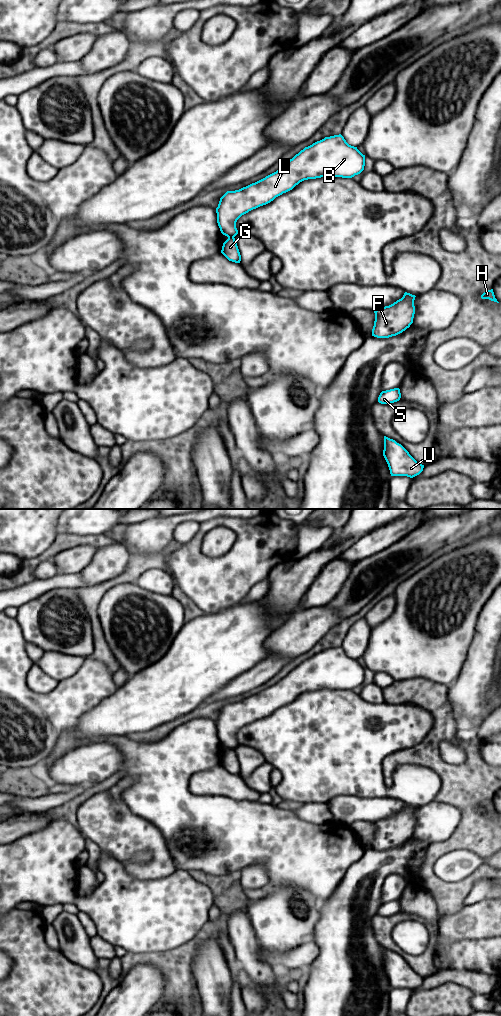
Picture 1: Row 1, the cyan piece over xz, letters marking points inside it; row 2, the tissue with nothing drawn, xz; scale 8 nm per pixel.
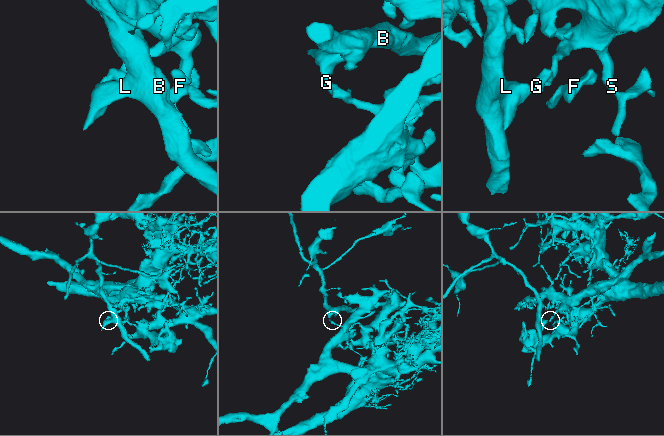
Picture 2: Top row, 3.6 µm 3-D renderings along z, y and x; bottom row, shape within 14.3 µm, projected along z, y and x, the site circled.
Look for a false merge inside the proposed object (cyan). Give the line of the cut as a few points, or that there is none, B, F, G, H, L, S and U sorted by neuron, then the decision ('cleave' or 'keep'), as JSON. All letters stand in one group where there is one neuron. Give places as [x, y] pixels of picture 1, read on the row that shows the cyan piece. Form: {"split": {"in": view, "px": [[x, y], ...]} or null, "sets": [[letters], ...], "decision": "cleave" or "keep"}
{"split": {"in": "xz", "px": [[233, 236], [228, 238]]}, "sets": [["B", "L"], ["F", "G", "H", "S", "U"]], "decision": "cleave"}

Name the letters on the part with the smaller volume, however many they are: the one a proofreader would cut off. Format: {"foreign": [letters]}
{"foreign": ["B", "L"]}

